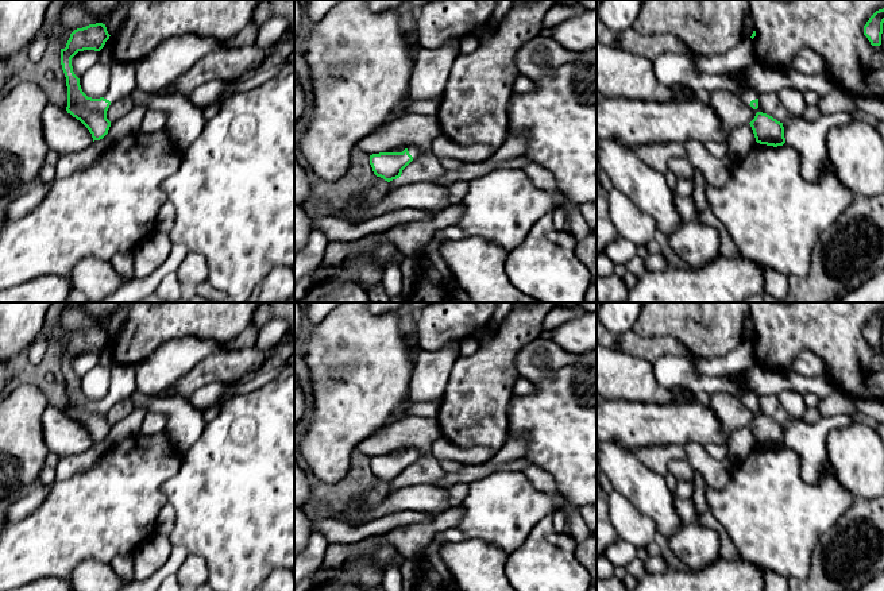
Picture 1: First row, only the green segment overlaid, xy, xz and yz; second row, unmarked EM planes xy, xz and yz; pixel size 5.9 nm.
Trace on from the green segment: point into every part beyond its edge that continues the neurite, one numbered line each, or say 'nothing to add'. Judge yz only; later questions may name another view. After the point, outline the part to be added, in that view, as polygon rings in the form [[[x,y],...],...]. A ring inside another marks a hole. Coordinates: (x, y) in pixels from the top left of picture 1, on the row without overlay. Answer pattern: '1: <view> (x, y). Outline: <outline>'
1: yz (745, 394). Outline: [[[736,371],[729,374],[729,376],[737,383],[740,391],[737,397],[748,406],[750,406],[752,402],[758,401],[760,398],[756,395],[756,393],[750,389],[749,383],[745,378],[745,371]]]

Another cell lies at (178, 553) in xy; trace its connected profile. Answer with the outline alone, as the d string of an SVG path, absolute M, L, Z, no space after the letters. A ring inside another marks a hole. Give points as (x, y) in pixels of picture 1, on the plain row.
M173 546L169 559L157 572L144 580L134 579L119 591L157 591L167 576L178 572L179 567L189 555L189 551L184 546Z

